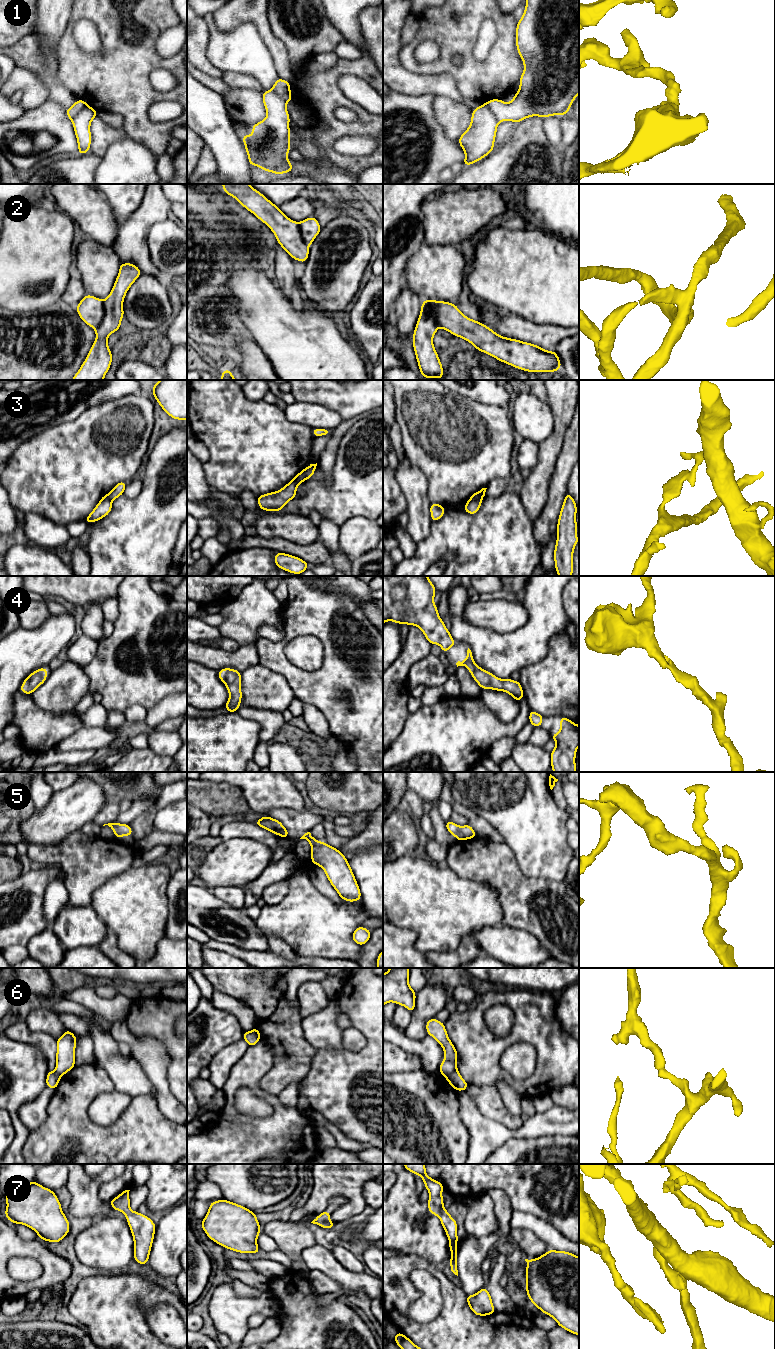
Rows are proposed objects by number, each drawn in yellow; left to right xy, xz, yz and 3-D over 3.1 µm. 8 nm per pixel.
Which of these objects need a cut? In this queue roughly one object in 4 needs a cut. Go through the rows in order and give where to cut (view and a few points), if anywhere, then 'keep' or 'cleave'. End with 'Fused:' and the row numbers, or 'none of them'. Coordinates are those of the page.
1: cut in yz along (484, 104), (499, 122); cleave
2: no cut; keep
3: cut in yz along (482, 496), (470, 499); cleave
4: no cut; keep
5: no cut; keep
6: cut in yz along (456, 1068), (445, 1077); cleave
7: no cut; keep
Fused: 1, 3, 6

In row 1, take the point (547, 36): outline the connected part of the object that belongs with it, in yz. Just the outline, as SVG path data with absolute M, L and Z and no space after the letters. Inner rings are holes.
M526 0L524 13L516 26L516 48L524 65L518 92L508 103L502 99L485 103L497 121L509 120L517 124L528 117L544 119L568 114L579 94L579 0Z

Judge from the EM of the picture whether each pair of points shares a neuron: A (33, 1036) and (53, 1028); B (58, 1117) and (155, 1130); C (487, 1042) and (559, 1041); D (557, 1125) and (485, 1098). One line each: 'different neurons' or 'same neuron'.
A: different neurons
B: same neuron
C: same neuron
D: different neurons

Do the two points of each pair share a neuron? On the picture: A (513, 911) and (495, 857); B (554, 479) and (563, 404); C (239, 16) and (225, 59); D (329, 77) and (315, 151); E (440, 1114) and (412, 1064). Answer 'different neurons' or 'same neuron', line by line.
A: same neuron
B: same neuron
C: different neurons
D: different neurons
E: different neurons

